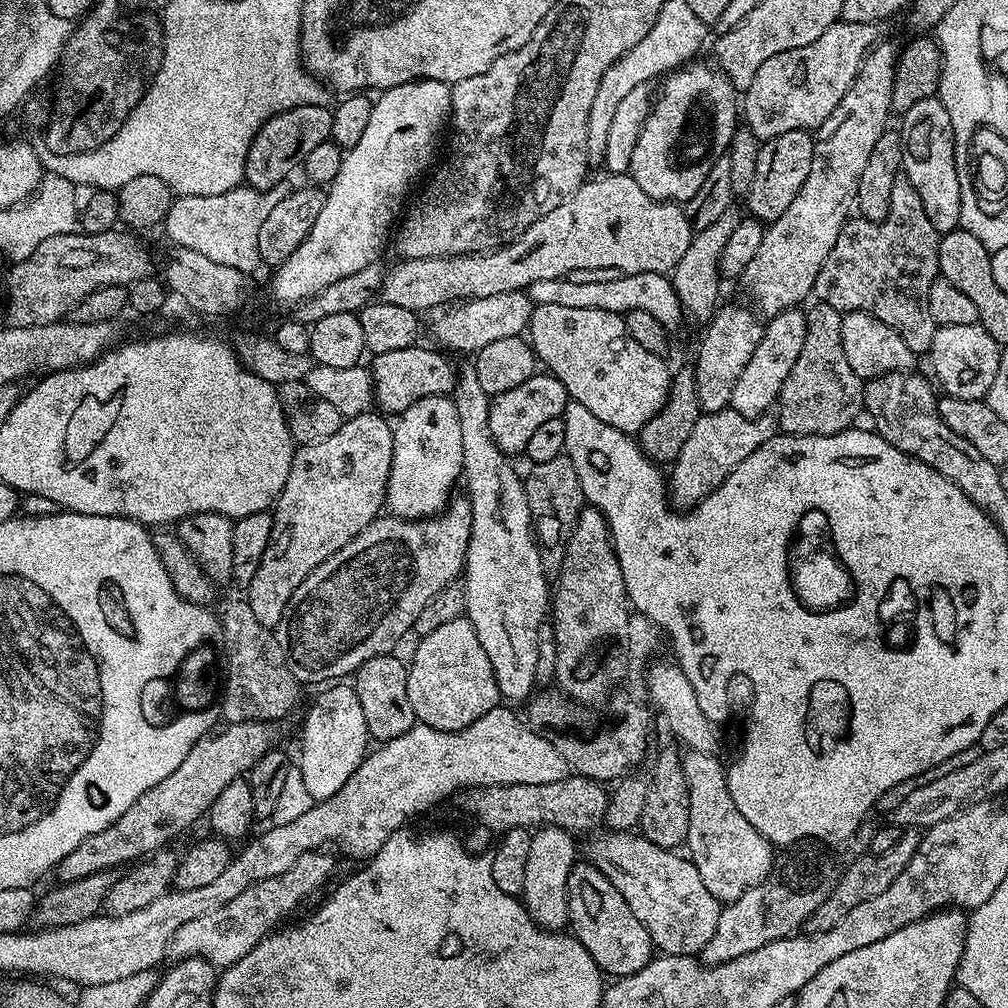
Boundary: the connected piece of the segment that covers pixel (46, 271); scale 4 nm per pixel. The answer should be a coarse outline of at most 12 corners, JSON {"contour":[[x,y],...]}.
{"contour":[[124,230],[39,243],[4,280],[7,323],[58,324],[153,275]]}

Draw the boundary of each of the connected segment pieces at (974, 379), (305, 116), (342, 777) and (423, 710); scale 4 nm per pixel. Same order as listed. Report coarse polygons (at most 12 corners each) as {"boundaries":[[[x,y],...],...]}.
{"boundaries":[[[980,324],[935,332],[928,359],[945,395],[978,400],[1001,345]],[[294,106],[250,142],[247,187],[272,192],[332,134],[332,108]],[[355,687],[320,691],[298,761],[314,802],[333,797],[370,746]],[[474,626],[419,637],[408,664],[419,723],[447,732],[501,703]]]}

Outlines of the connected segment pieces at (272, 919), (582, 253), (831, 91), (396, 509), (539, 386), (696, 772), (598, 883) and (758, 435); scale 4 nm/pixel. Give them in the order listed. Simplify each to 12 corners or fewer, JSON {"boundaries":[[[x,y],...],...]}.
{"boundaries":[[[327,851],[302,854],[226,906],[186,922],[173,957],[217,970],[246,958],[332,876]],[[630,174],[585,179],[501,248],[401,259],[382,298],[439,304],[574,270],[671,273],[694,235]],[[835,20],[762,62],[742,96],[761,142],[823,129],[880,24]],[[451,395],[399,413],[386,508],[443,512],[461,479]],[[551,374],[491,397],[488,425],[505,454],[570,403]],[[711,752],[683,753],[686,849],[710,894],[769,879],[774,846],[742,818]],[[591,862],[568,879],[571,935],[612,978],[654,958],[652,935]],[[772,414],[698,418],[671,465],[671,503],[694,508],[758,446]]]}

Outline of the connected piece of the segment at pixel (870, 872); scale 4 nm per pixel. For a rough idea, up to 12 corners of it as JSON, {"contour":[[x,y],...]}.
{"contour":[[904,828],[886,854],[860,856],[841,871],[807,931],[834,930],[854,906],[890,890],[920,845]]}

